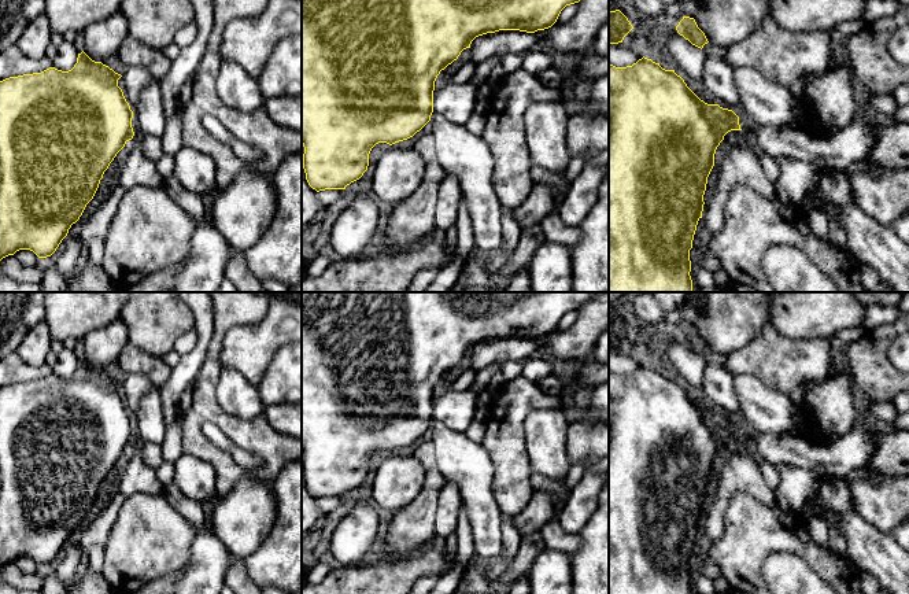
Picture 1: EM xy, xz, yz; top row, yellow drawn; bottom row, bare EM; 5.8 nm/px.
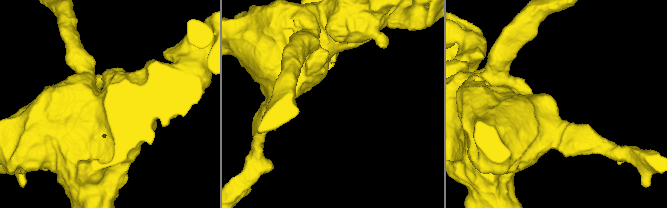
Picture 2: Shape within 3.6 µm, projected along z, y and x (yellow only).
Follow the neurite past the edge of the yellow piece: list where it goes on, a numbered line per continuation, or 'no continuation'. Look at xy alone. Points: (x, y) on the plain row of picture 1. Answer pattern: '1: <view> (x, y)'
1: xy (135, 386)

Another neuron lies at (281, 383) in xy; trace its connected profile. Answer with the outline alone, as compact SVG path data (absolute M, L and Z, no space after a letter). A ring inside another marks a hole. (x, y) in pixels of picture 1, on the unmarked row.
M302 340L278 347L256 387L263 406L302 403Z

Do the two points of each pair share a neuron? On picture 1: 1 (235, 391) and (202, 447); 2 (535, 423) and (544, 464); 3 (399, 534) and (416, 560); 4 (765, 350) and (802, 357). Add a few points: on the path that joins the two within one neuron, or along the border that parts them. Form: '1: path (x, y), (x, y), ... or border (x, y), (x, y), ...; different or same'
1: border (217, 377), (217, 402), (235, 416), (254, 419); different
2: path (544, 432), (544, 454); same
3: border (427, 545), (399, 556), (384, 556); different
4: path (775, 357), (793, 357); same

